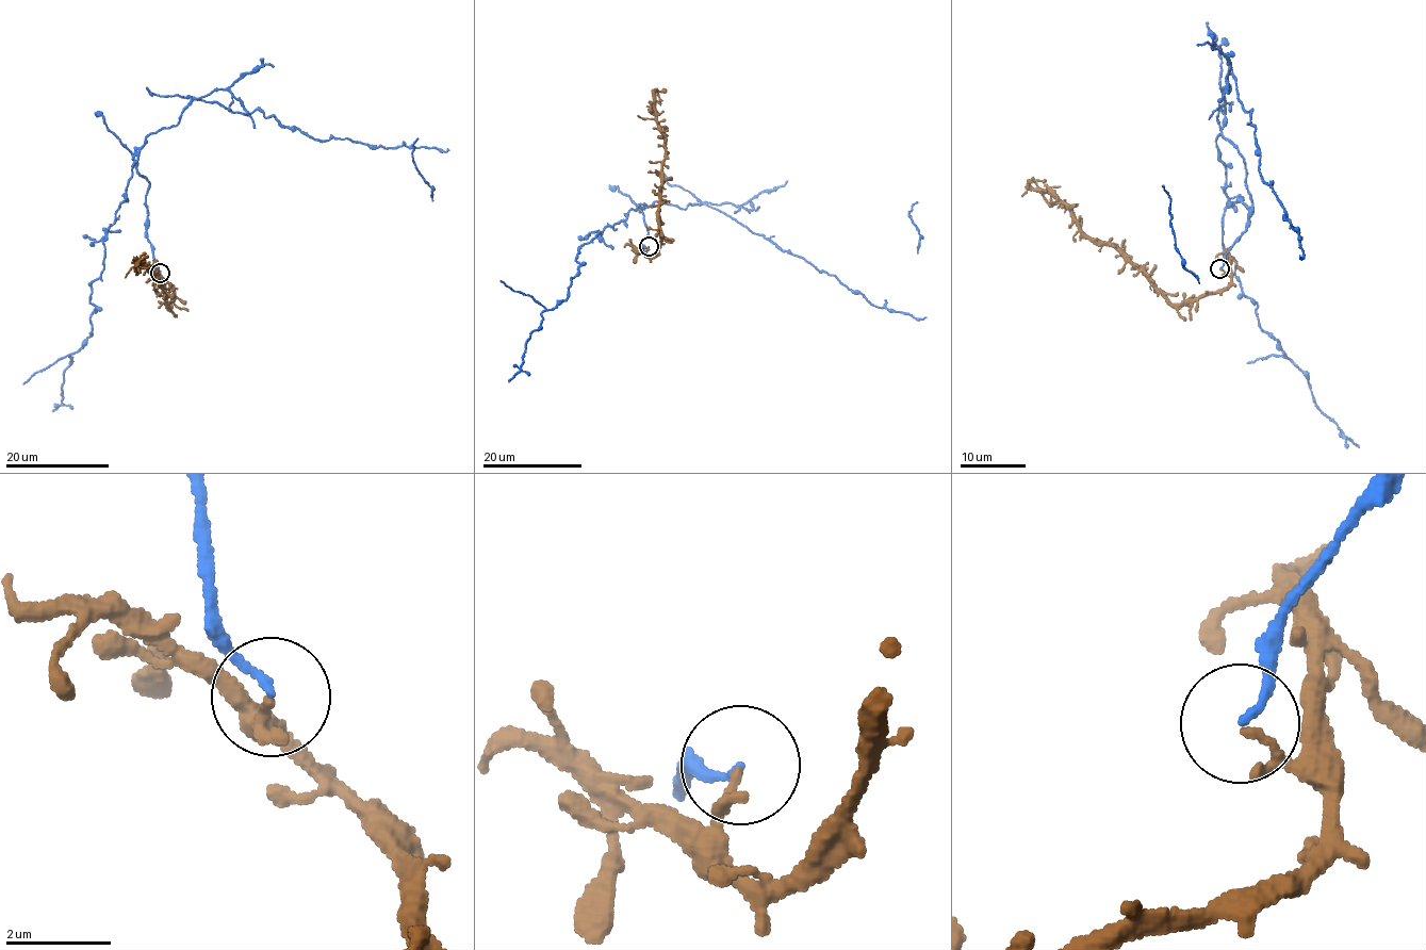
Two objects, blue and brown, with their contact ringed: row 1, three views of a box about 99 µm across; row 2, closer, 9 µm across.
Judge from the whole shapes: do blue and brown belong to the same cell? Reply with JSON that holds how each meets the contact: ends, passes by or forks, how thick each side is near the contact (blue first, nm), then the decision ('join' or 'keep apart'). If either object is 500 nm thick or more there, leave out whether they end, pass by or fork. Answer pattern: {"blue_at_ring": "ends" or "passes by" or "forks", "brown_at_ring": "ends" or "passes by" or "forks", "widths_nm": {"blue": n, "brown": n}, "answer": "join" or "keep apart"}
{"blue_at_ring": "ends", "brown_at_ring": "ends", "widths_nm": {"blue": 150, "brown": 140}, "answer": "keep apart"}

